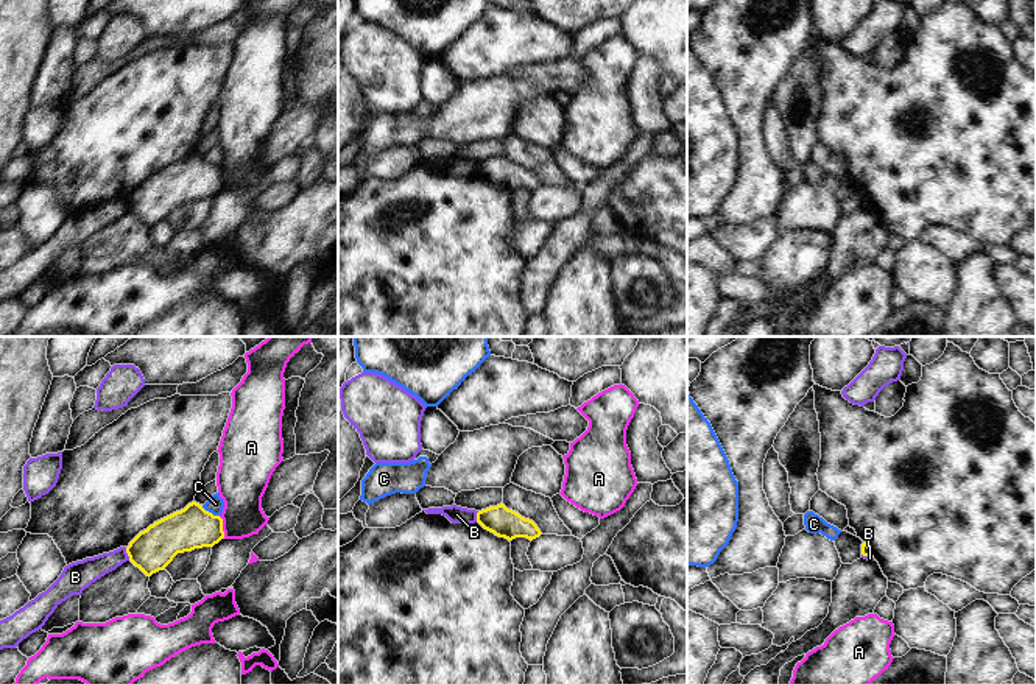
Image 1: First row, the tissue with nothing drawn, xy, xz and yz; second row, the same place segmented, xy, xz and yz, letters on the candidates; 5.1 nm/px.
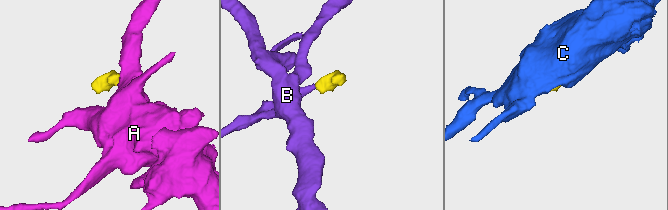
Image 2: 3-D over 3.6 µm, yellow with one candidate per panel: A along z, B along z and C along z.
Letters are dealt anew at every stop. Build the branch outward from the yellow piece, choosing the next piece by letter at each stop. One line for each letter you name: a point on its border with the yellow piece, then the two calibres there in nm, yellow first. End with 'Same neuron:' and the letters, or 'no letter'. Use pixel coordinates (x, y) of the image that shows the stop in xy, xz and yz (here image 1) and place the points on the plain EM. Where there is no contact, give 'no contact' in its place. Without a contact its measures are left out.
Same neuron: no letter

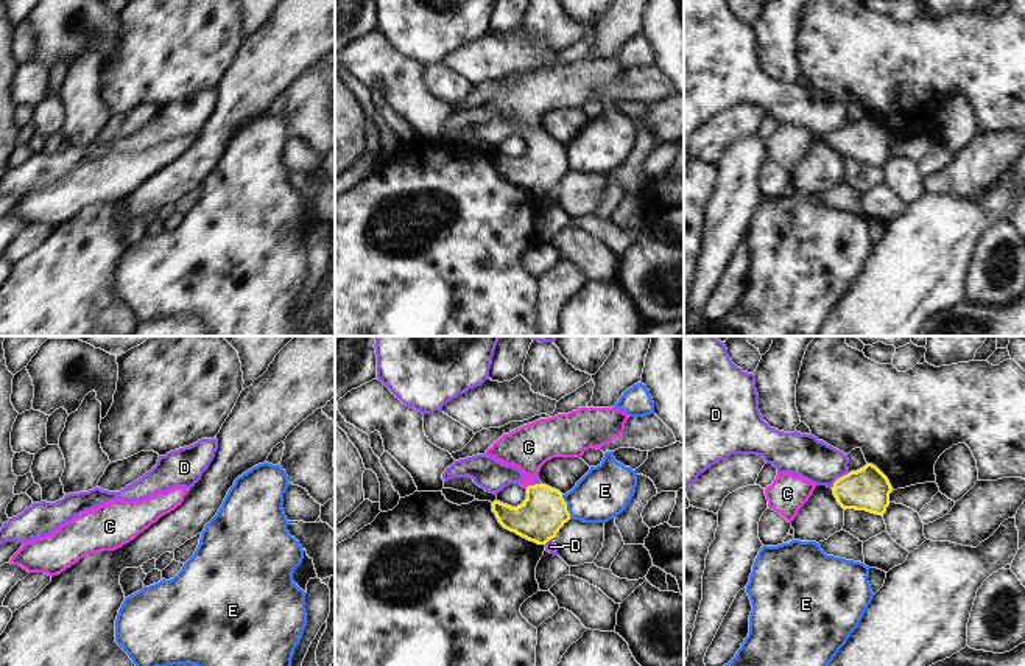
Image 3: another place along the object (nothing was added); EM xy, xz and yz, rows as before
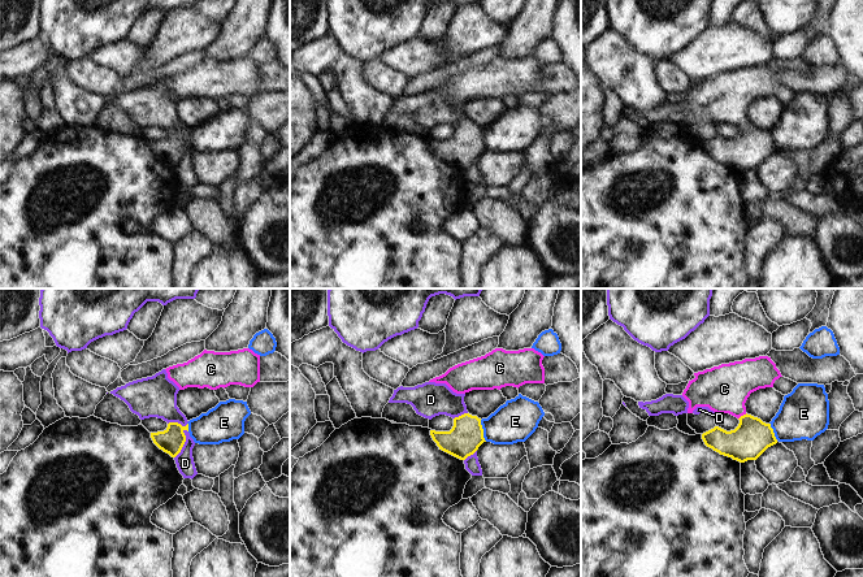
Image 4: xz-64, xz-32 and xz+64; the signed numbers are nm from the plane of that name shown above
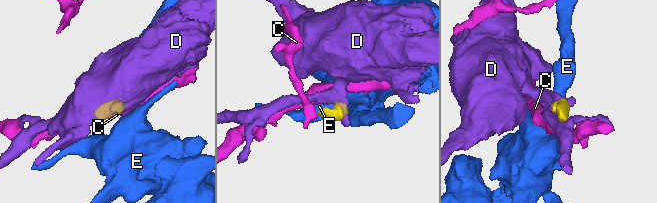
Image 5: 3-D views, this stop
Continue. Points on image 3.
C: meets yellow in xz at (530, 137); 240 nm thick on the yellow side, 220 nm on the other
Same neuron: C

